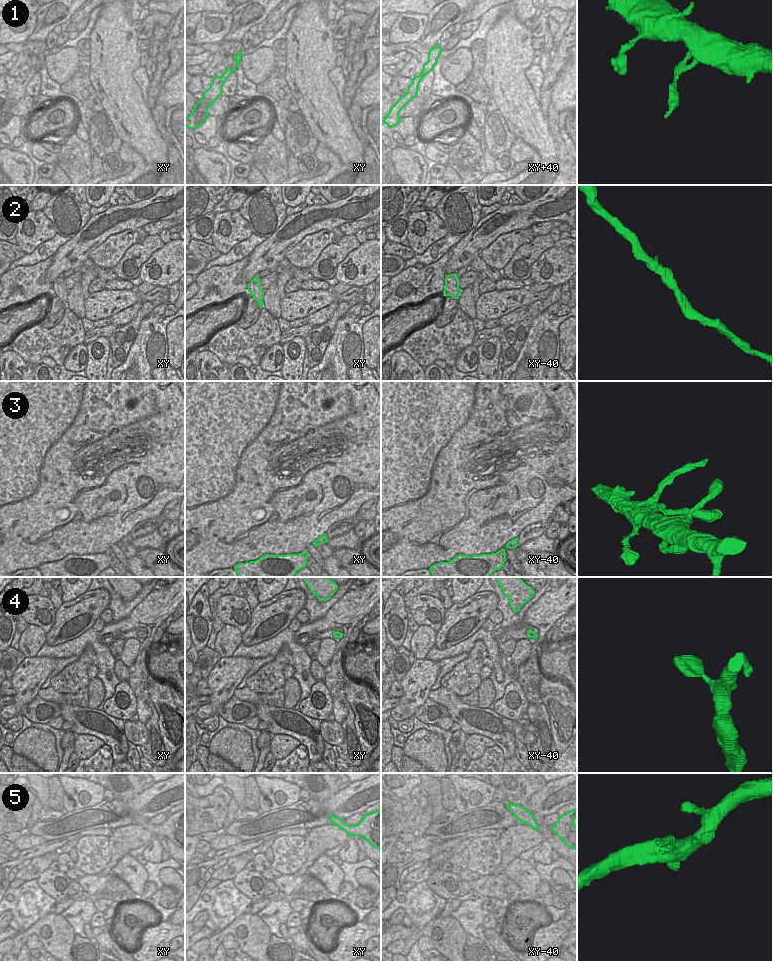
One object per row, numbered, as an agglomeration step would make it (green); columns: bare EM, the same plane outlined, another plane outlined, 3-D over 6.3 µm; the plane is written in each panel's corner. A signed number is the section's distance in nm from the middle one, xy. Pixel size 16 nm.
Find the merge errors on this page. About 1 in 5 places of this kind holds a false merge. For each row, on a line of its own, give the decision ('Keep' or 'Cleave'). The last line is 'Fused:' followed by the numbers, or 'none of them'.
1: Keep
2: Keep
3: Keep
4: Keep
5: Keep
Fused: none of them.

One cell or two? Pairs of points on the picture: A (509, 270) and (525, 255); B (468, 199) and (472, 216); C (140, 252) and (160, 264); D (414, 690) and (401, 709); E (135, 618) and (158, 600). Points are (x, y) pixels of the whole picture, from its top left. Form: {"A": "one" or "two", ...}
{"A": "one", "B": "one", "C": "two", "D": "one", "E": "one"}

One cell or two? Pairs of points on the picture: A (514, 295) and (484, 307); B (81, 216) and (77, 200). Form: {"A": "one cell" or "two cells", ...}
{"A": "one cell", "B": "one cell"}

